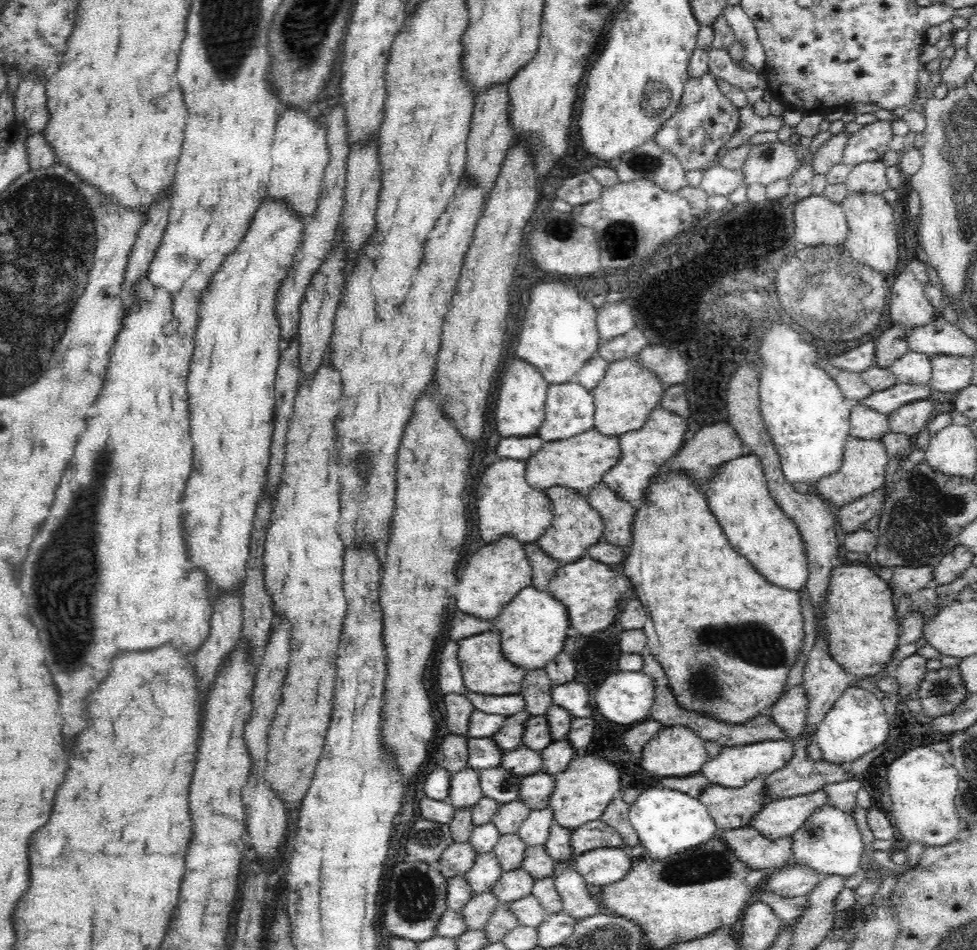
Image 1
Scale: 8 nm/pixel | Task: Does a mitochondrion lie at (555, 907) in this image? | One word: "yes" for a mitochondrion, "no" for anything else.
no

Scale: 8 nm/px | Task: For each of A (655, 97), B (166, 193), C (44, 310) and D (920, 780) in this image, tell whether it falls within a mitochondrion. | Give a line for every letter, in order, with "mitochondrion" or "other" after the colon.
A: mitochondrion
B: other
C: mitochondrion
D: other

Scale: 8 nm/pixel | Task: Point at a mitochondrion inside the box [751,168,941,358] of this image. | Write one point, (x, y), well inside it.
(845, 297)

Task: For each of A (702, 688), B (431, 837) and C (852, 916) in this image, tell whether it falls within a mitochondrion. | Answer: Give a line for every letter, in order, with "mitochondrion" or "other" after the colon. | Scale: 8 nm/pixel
A: mitochondrion
B: mitochondrion
C: other

